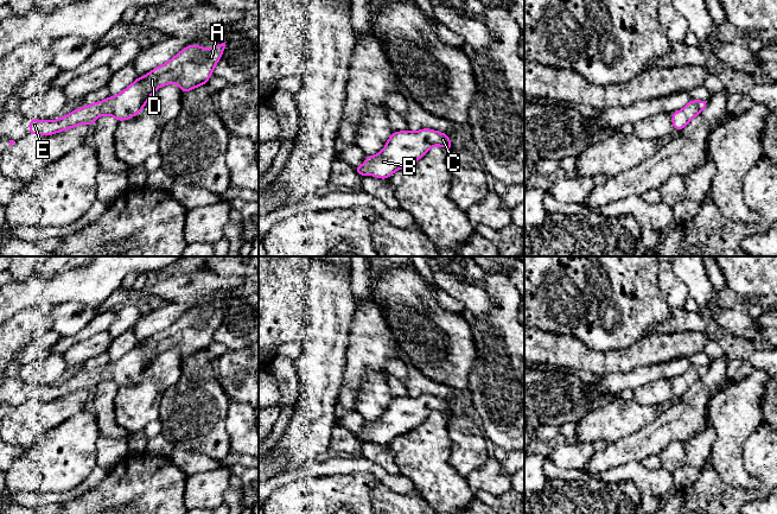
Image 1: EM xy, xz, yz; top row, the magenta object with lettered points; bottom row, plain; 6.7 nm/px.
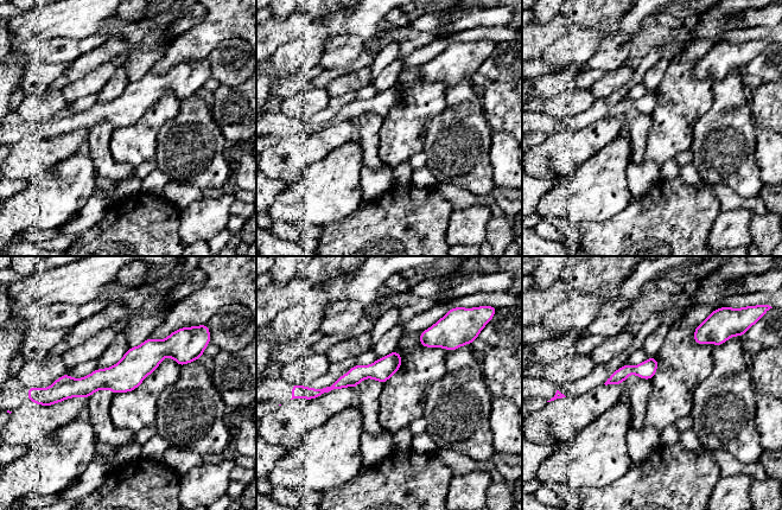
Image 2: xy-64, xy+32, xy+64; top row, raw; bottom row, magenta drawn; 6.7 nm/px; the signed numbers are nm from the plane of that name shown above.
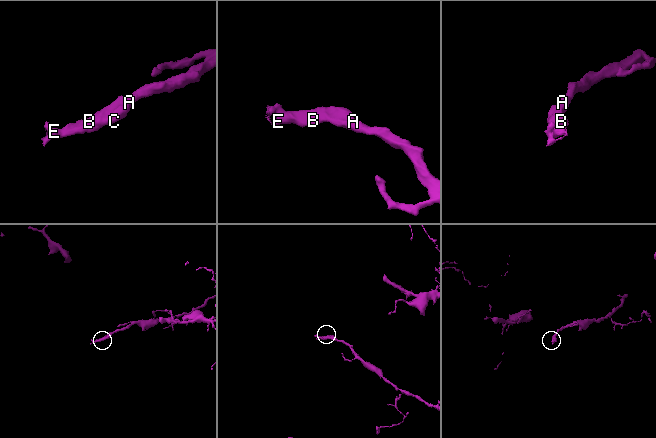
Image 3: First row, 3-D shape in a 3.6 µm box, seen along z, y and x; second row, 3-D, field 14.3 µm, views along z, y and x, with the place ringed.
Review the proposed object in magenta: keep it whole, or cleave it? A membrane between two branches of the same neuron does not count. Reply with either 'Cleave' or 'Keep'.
Keep

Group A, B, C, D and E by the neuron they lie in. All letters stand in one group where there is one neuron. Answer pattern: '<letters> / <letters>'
A B C D E

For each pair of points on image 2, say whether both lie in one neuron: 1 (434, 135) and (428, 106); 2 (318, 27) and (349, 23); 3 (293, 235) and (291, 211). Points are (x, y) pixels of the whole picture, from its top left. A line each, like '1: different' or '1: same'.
1: different
2: same
3: different

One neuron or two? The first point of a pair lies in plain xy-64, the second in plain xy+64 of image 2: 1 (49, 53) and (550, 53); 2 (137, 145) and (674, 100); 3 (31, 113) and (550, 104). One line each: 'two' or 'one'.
1: two
2: one
3: one

